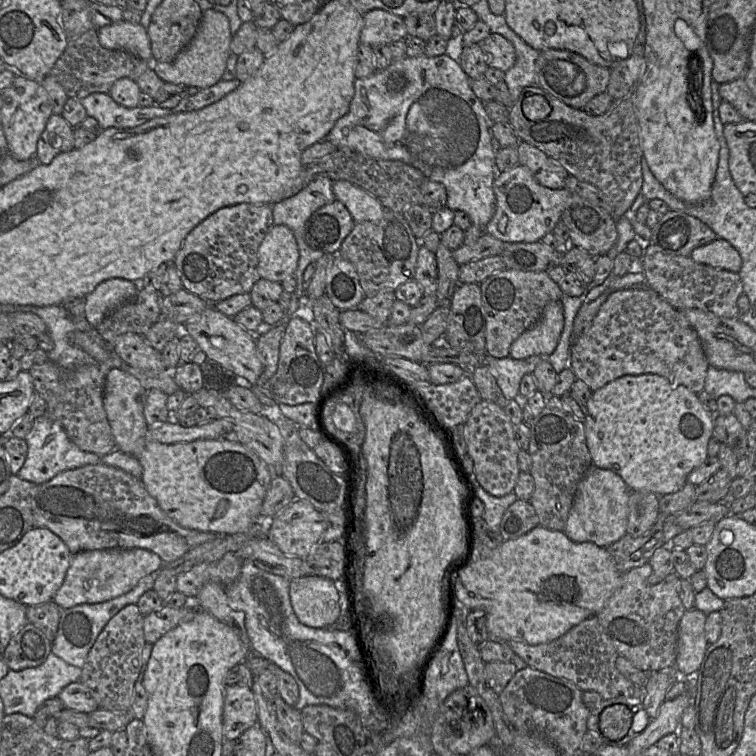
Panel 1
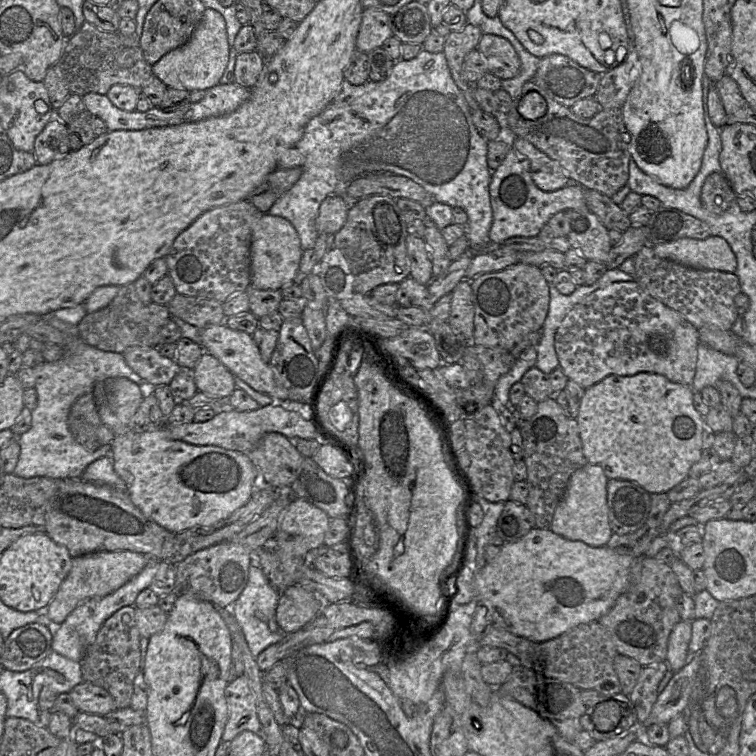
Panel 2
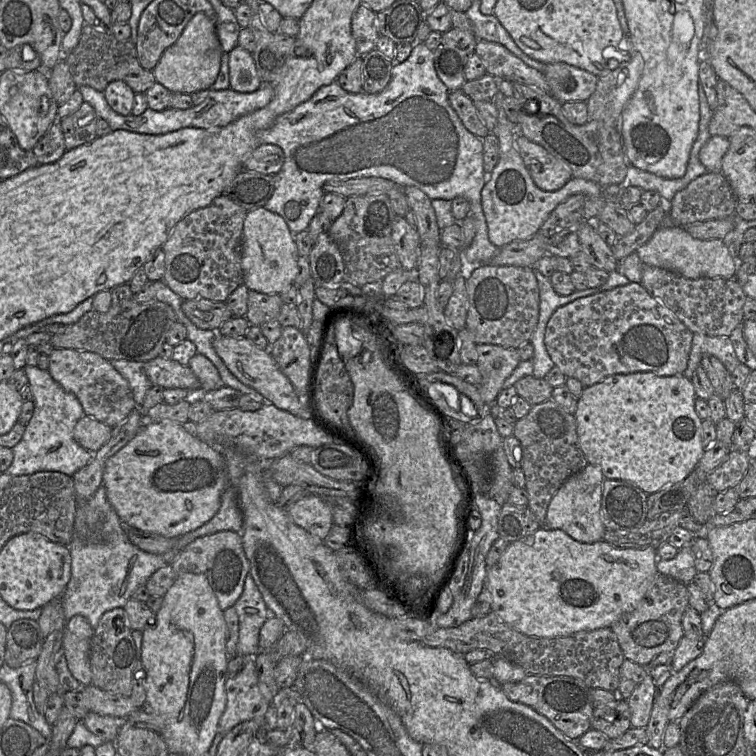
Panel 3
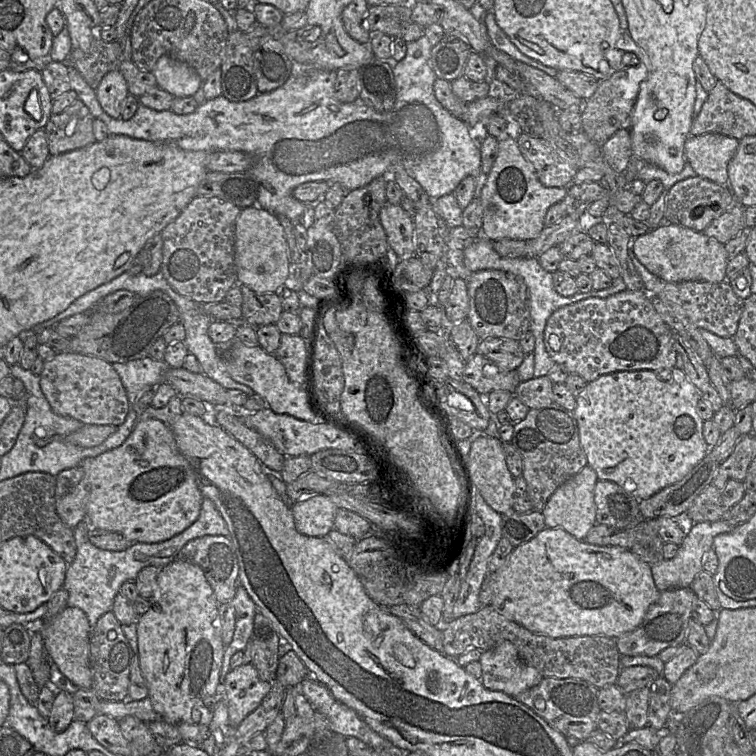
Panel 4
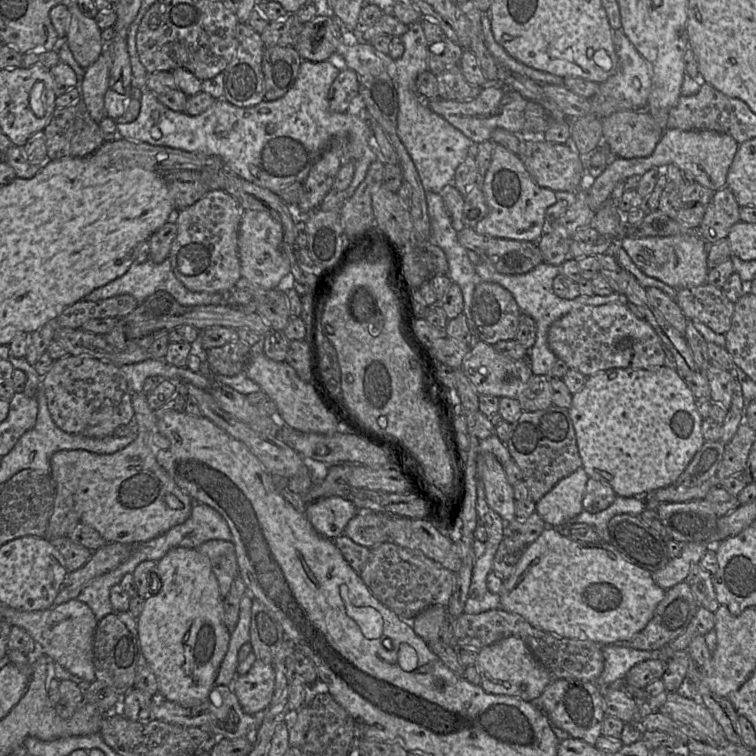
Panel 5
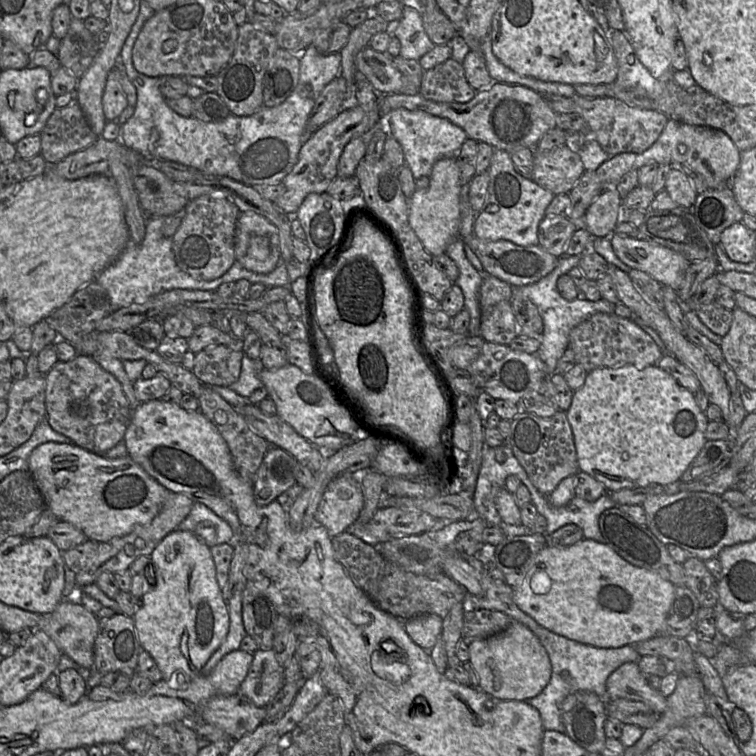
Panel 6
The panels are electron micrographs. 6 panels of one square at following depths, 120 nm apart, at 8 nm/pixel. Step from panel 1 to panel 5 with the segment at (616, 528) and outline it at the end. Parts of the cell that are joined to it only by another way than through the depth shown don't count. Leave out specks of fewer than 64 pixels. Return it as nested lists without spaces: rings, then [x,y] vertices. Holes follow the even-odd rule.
[[[581,466],[562,478],[536,503],[536,512],[546,526],[562,528],[584,510],[582,500],[588,479]]]

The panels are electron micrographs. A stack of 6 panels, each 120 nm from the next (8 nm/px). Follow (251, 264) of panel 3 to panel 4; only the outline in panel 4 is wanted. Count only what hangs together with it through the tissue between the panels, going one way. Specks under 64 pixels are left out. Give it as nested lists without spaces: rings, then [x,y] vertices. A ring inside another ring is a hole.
[[[259,206],[241,209],[235,225],[235,265],[238,281],[256,293],[276,293],[291,273],[289,248],[278,217]]]

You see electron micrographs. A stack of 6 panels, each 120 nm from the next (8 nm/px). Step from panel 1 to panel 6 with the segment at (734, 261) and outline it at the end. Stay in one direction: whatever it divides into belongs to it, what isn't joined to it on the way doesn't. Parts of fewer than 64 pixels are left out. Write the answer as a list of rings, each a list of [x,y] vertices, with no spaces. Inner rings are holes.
[[[627,235],[609,237],[617,257],[632,269],[641,270],[662,285],[680,289],[690,262],[680,253],[654,242]]]

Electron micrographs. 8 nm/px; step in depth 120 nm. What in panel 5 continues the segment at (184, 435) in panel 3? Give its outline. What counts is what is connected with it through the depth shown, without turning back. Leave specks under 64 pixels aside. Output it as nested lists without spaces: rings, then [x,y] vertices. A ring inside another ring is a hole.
[[[131,393],[131,403],[137,435],[128,446],[113,454],[96,454],[86,450],[61,450],[55,452],[50,459],[50,476],[56,485],[63,485],[70,491],[79,522],[98,531],[107,543],[137,544],[154,539],[186,521],[191,514],[193,503],[196,503],[177,486],[173,478],[156,460],[159,449],[154,444],[154,435],[157,433],[158,418],[148,406],[145,394]],[[168,494],[179,500],[182,504],[181,508],[170,508],[166,504],[165,497]]]

